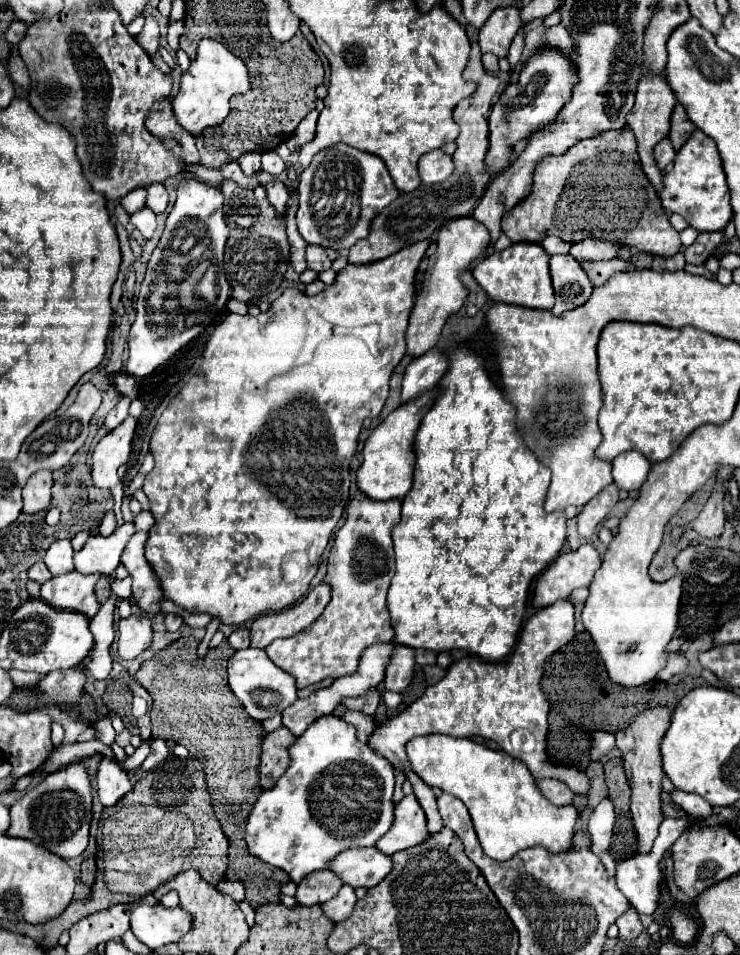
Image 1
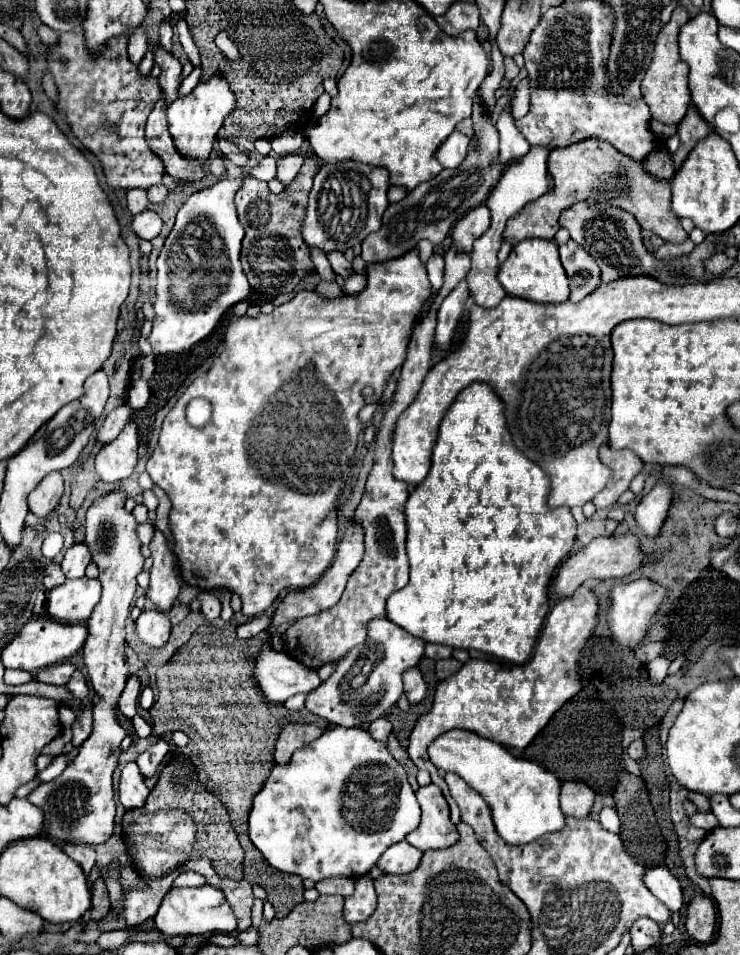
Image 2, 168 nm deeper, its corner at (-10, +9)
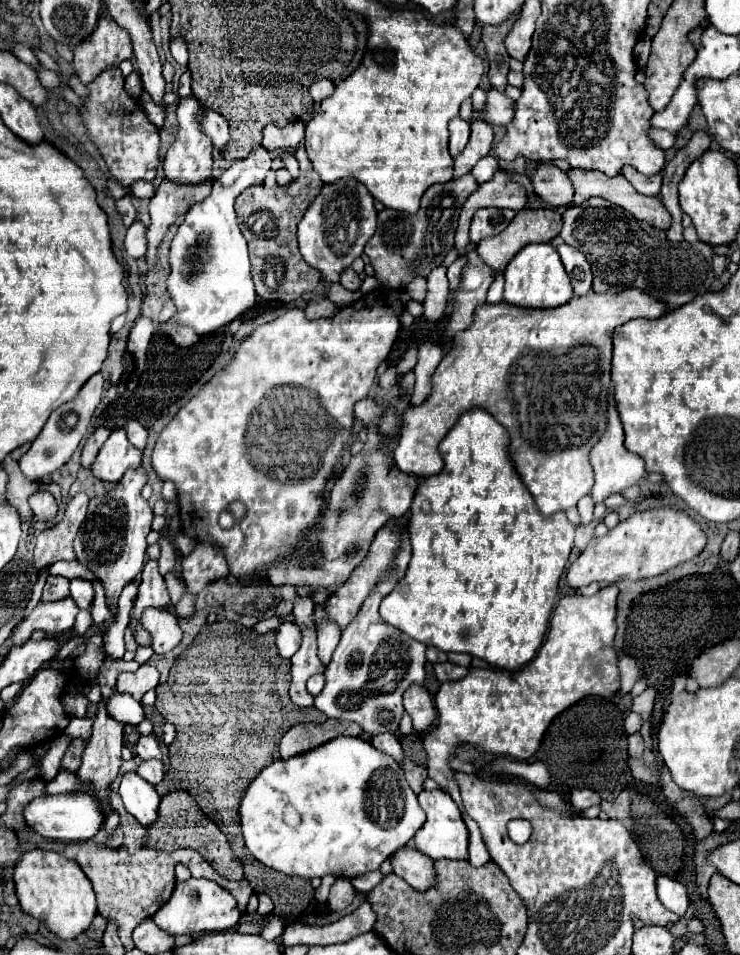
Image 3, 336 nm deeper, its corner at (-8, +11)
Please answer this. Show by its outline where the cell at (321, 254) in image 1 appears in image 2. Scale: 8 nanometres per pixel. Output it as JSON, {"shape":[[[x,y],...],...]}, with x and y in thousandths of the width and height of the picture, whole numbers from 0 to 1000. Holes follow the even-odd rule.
{"shape":[[[450,264],[450,266],[442,266],[442,272],[445,272],[445,276],[447,276],[447,281],[458,287],[458,289],[464,289],[464,291],[469,291],[477,283],[474,283],[474,274],[472,272],[466,272],[466,268],[464,268],[464,264]]]}

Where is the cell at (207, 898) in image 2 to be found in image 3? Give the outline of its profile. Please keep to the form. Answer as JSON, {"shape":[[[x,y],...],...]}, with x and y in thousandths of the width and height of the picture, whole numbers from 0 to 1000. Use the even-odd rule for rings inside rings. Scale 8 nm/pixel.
{"shape":[[[255,919],[250,924],[239,924],[228,945],[223,945],[212,957],[207,959],[209,968],[234,978],[272,978],[272,976],[299,976],[299,974],[309,974],[315,970],[320,970],[326,961],[326,955],[320,951],[320,942],[301,932],[293,924],[285,921],[266,921],[266,919]]]}

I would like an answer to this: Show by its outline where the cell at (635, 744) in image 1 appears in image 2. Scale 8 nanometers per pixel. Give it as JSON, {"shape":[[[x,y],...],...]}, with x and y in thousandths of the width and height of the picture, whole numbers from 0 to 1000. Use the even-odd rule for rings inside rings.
{"shape":[[[864,773],[864,775],[855,775],[847,784],[847,790],[857,796],[866,796],[872,794],[872,775]]]}

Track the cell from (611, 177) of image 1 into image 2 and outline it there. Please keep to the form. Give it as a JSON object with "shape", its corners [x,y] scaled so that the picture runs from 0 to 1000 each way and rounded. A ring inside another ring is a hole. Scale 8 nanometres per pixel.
{"shape":[[[791,145],[791,149],[780,149],[766,155],[750,155],[742,161],[739,172],[742,184],[747,186],[747,197],[723,212],[715,212],[699,226],[685,232],[680,251],[685,251],[691,258],[701,255],[709,249],[747,251],[750,243],[755,241],[755,224],[780,212],[812,212],[847,220],[861,228],[869,241],[880,241],[907,255],[920,255],[931,249],[920,239],[915,226],[907,222],[904,191],[888,191],[888,186],[874,184],[877,180],[869,176],[872,168],[858,170],[855,165],[845,165],[845,161],[823,153],[823,149],[812,149],[809,145]]]}

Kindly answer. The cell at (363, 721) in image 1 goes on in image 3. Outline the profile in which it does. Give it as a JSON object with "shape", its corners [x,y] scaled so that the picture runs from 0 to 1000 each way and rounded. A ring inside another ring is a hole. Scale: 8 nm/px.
{"shape":[[[528,766],[509,769],[509,771],[504,771],[504,777],[501,779],[509,785],[515,785],[515,787],[526,790],[528,794],[534,794],[539,800],[545,800],[545,783],[542,783],[542,779],[539,779],[539,775],[536,775],[534,769],[528,769]]]}

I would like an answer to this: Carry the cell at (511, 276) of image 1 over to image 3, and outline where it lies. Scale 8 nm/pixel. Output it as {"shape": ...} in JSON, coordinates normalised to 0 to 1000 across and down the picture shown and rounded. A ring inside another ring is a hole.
{"shape":[[[712,255],[682,281],[682,308],[680,316],[707,323],[750,323],[774,312],[769,289],[755,272],[753,262],[745,255]]]}

